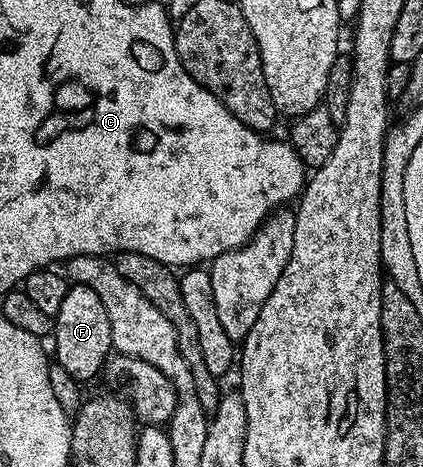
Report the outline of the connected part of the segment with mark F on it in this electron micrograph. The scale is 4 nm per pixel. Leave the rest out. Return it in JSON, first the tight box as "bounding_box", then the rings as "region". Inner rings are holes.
{"bounding_box":[55,284,113,380],"region":[[[83,284],[70,285],[67,296],[63,296],[63,305],[60,306],[55,319],[55,339],[56,338],[56,365],[65,369],[73,379],[84,380],[83,378],[91,378],[97,372],[98,374],[100,373],[107,355],[113,350],[111,320],[107,320],[107,308],[103,308],[103,300],[99,300],[99,296],[95,296],[95,292],[91,292],[91,288],[87,288]]]}

